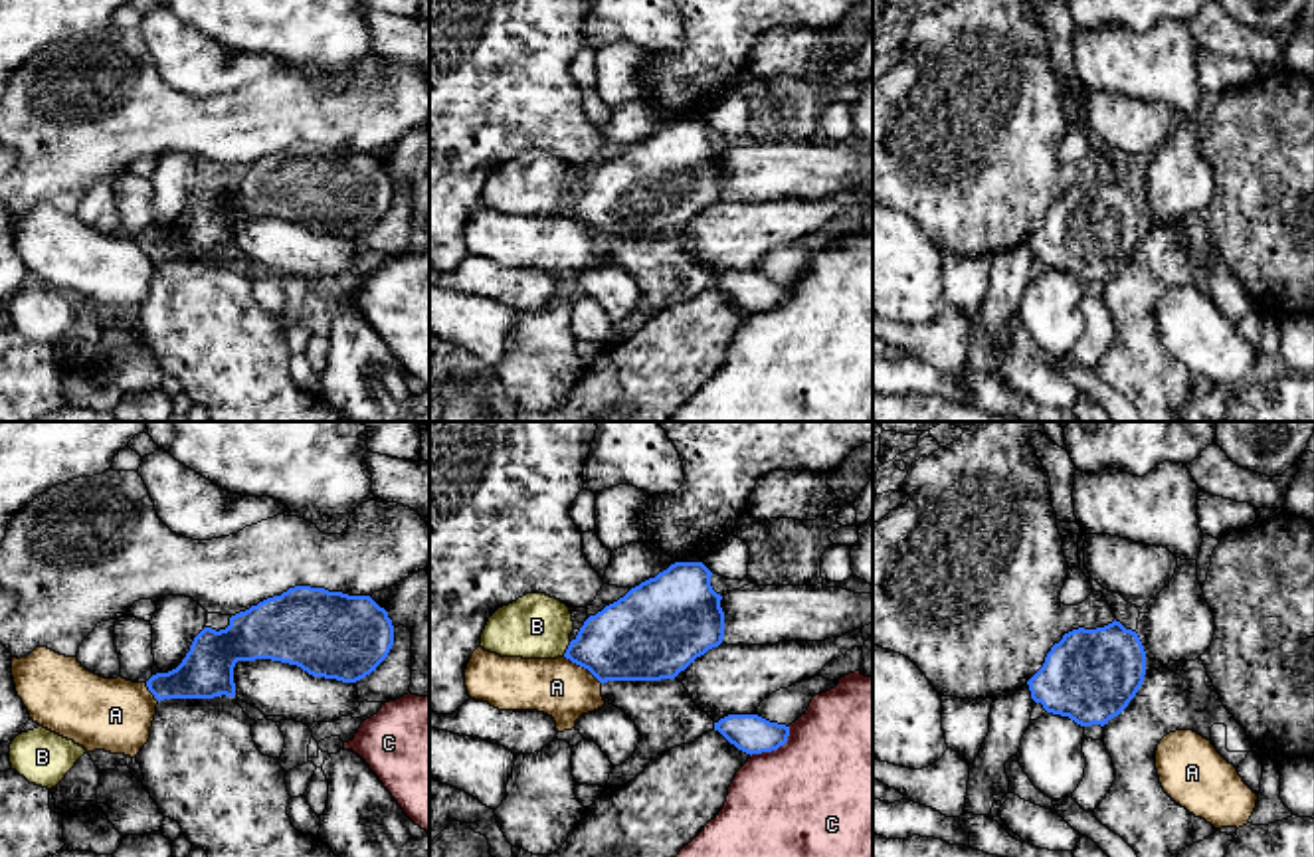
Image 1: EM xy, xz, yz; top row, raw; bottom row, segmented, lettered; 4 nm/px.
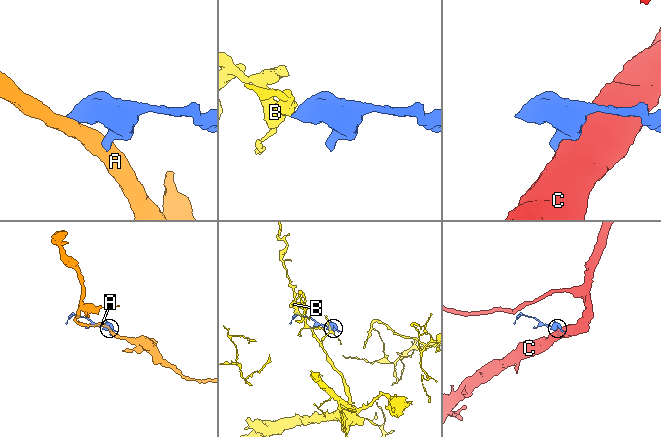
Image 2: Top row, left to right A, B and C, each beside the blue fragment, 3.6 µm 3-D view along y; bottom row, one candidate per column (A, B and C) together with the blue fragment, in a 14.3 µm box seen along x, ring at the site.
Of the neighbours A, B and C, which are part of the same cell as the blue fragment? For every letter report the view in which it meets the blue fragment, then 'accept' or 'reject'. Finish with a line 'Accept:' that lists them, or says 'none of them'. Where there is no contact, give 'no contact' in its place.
A: meets blue in xz; reject
B: meets blue in xz; accept
C: meets blue in xz; reject
Accept: B

